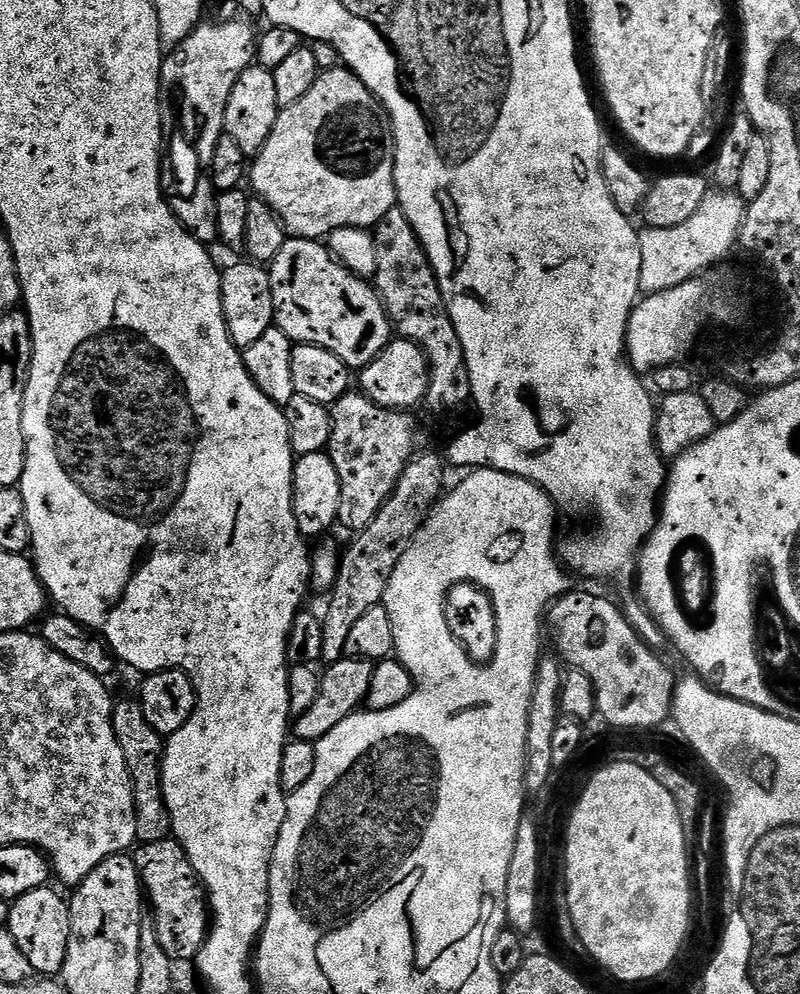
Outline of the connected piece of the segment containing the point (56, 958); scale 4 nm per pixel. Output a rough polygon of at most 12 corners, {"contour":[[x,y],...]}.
{"contour":[[52,886],[11,901],[6,931],[33,973],[63,973],[69,901]]}

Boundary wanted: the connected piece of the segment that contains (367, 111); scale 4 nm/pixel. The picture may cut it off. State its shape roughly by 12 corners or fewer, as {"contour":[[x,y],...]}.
{"contour":[[350,69],[321,72],[251,161],[289,237],[375,229],[396,139]]}

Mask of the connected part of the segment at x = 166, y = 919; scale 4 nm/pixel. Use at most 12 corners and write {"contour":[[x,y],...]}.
{"contour":[[174,838],[135,849],[162,950],[195,961],[208,894]]}

